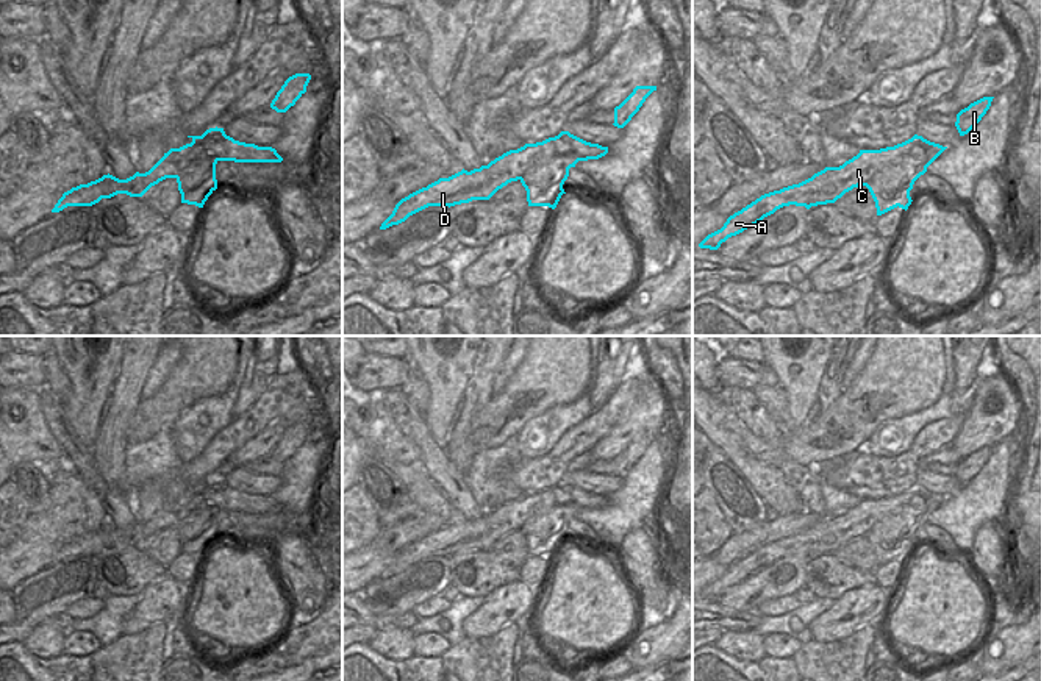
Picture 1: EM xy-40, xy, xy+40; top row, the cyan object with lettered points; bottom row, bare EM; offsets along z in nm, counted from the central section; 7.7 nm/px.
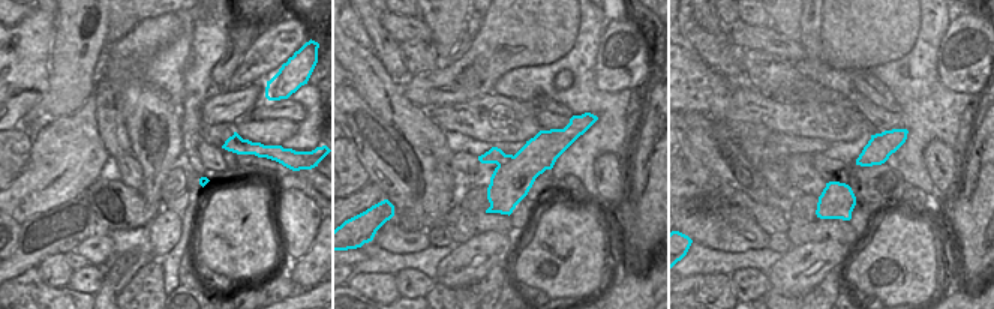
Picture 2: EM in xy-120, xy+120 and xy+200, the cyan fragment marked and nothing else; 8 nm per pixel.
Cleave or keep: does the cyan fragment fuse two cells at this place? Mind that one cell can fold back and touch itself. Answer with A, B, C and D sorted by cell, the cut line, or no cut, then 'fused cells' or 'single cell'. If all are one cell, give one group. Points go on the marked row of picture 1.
A C D / B | xy+40 (933, 144), (921, 153), (899, 155), (865, 185) | fused cells

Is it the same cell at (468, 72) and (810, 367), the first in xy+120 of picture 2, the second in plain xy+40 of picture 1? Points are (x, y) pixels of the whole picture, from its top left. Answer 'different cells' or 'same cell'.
different cells

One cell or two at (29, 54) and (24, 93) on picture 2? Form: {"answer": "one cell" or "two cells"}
{"answer": "one cell"}

